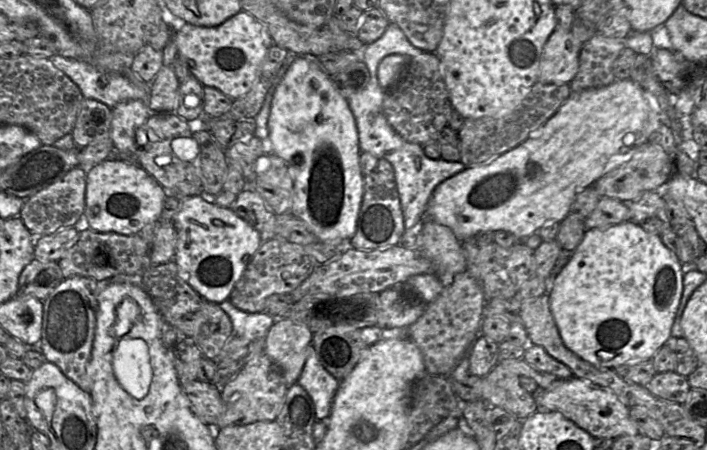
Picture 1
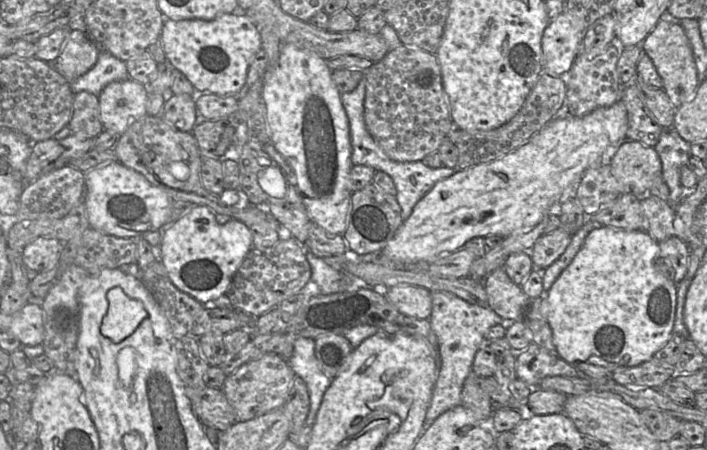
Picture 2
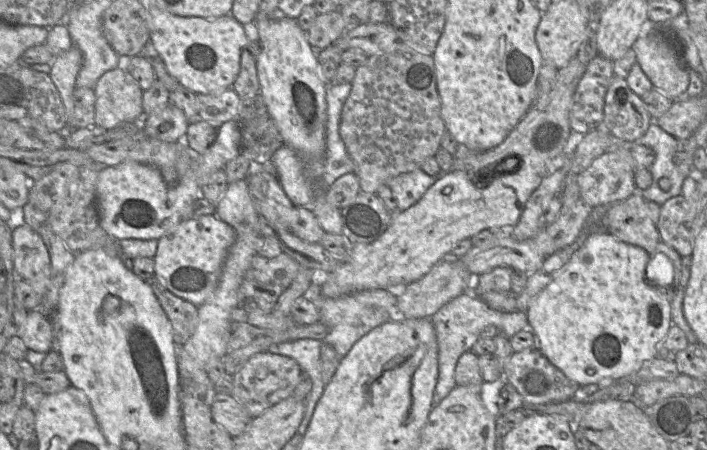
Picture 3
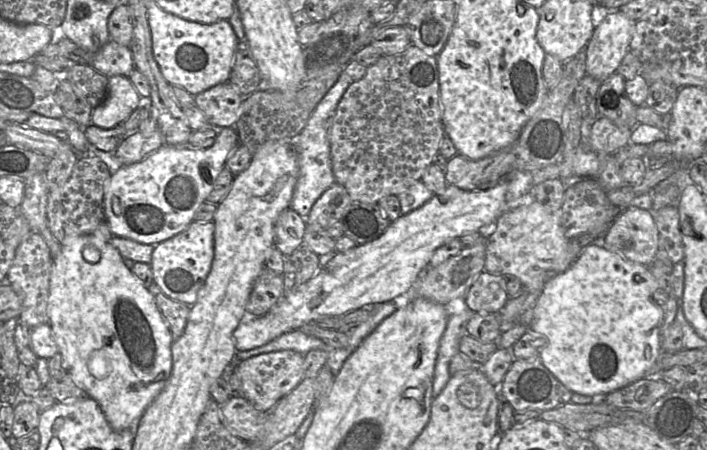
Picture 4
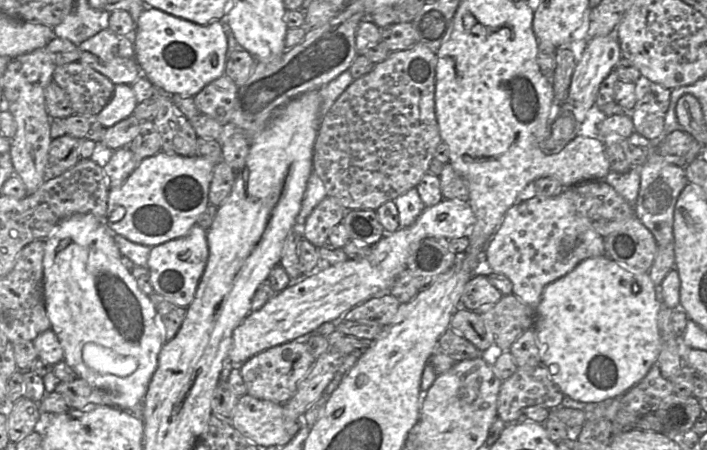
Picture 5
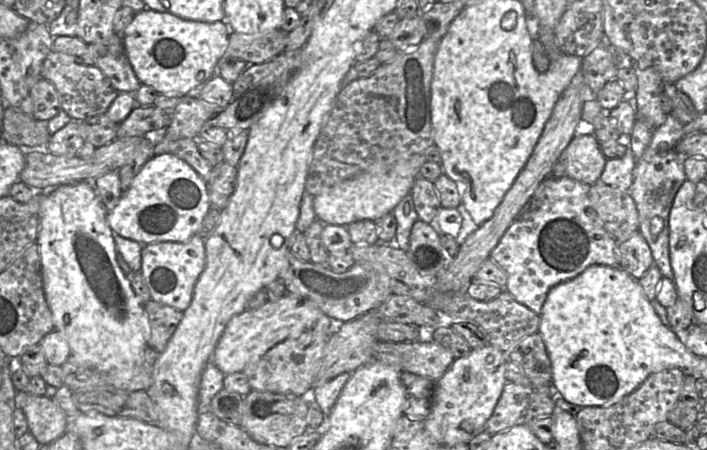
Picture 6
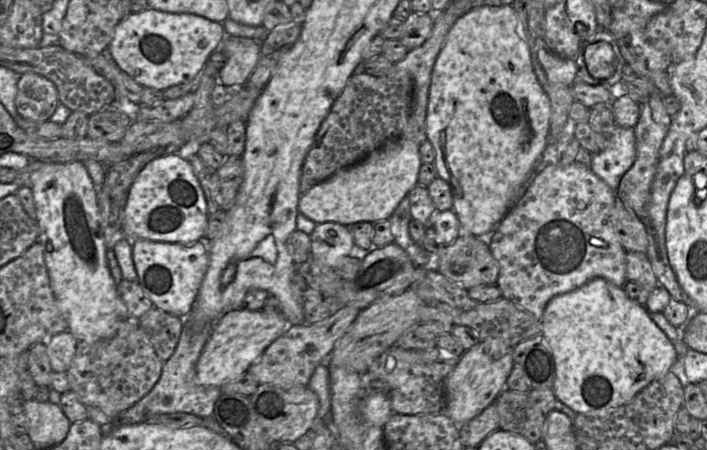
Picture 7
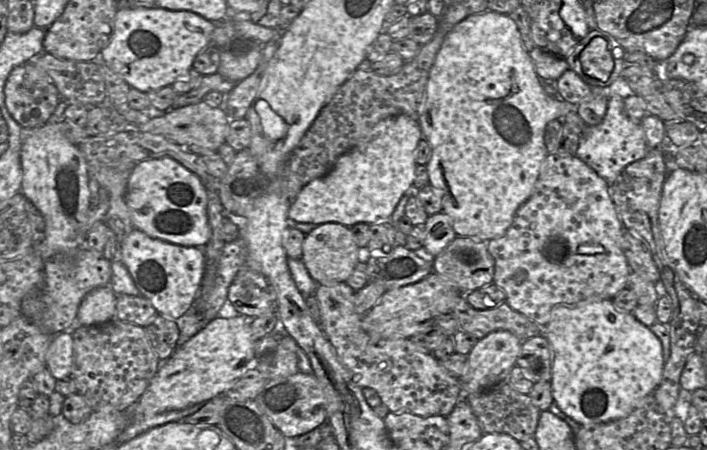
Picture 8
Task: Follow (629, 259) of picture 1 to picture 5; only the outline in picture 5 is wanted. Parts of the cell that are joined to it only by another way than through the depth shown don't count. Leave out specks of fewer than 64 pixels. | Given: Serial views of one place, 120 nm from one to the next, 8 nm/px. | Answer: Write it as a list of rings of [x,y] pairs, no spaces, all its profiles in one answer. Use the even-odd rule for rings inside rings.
[[[607,255],[587,258],[572,271],[548,284],[535,309],[533,326],[541,349],[541,363],[564,395],[584,402],[602,402],[624,394],[649,372],[661,350],[658,313],[661,303],[648,272],[630,271]]]

